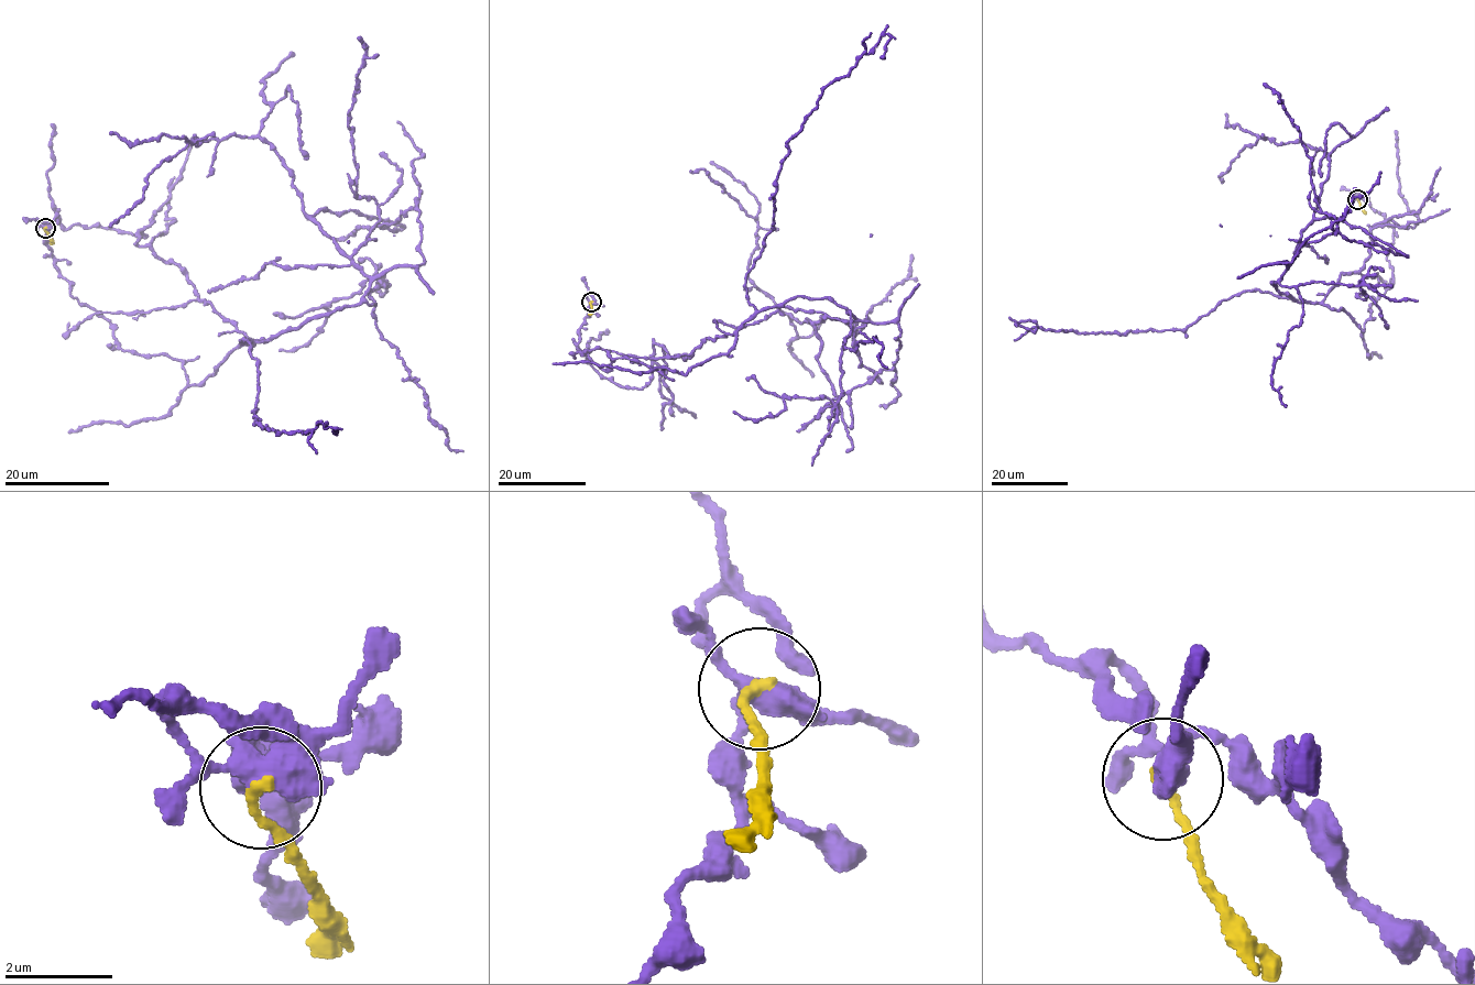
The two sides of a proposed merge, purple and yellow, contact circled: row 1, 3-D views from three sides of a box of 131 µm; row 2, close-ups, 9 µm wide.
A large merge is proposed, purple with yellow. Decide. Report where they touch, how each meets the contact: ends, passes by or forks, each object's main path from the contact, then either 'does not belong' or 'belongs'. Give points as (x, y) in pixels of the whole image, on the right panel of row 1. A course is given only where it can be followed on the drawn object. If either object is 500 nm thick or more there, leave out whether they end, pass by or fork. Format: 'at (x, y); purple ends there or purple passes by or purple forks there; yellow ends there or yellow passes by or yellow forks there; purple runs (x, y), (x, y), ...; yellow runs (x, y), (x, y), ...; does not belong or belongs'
at (1357, 199); purple forks there; yellow ends there; purple runs (1358, 199), (1392, 230), (1392, 285), (1362, 336), (1271, 284), (1329, 154), (1258, 139), (1222, 182); yellow runs (1358, 199), (1366, 214); does not belong

